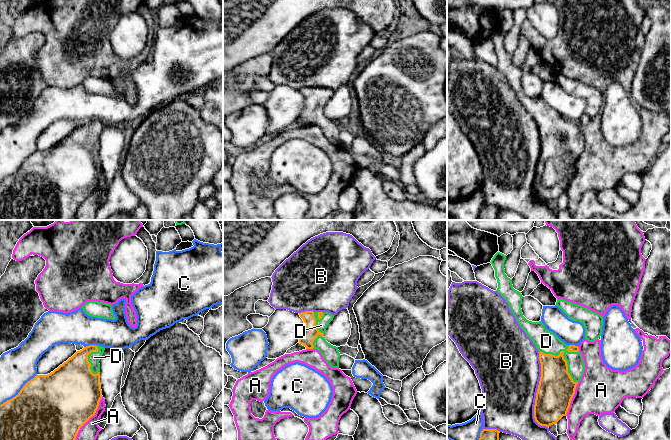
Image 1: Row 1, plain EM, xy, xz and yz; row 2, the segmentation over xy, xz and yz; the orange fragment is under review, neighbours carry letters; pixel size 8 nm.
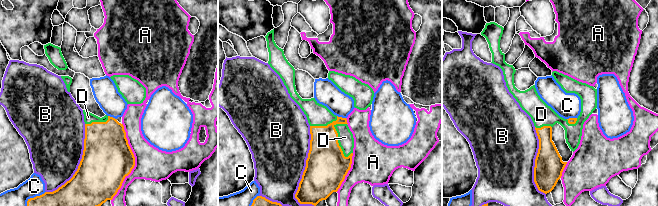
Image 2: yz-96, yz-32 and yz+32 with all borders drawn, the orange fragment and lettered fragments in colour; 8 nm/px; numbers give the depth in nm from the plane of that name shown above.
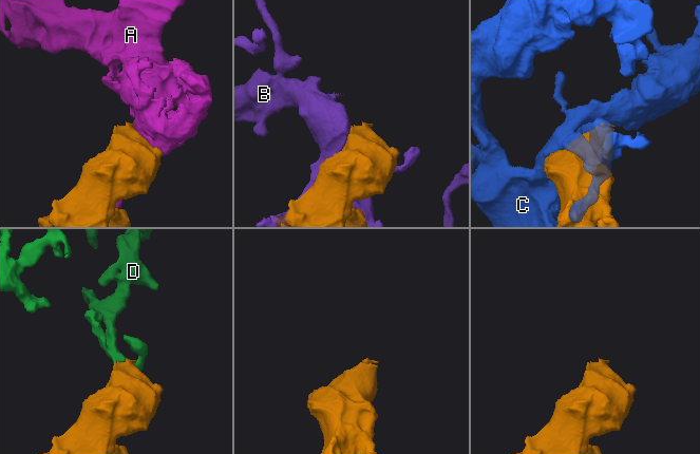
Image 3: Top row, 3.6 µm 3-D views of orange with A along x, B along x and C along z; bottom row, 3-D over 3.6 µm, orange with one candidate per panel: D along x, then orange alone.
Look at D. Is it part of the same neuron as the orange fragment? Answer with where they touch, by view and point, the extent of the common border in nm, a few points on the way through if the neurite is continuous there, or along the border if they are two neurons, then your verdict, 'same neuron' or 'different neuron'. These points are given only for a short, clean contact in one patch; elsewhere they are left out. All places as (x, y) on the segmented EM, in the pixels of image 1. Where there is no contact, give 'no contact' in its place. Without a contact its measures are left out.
contact yz (563, 356); length 400 nm; same neuron

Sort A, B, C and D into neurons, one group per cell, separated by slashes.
A / B / C / D

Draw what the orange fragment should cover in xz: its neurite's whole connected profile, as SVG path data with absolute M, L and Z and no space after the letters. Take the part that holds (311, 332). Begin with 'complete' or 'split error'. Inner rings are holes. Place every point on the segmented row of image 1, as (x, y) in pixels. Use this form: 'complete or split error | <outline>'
split error | M305 311L299 313L305 323L305 330L299 343L306 349L317 349L332 368L339 368L340 353L338 347L328 343L324 337L326 328L334 316L328 312Z

